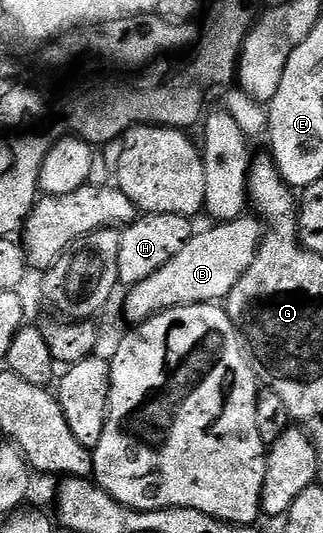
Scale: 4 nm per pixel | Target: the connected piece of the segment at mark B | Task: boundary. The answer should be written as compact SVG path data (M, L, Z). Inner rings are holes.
M243 216L211 227L211 230L206 230L203 234L202 231L195 233L188 244L184 244L184 248L180 248L180 252L168 260L168 264L125 291L127 323L144 322L153 314L177 306L191 306L197 302L218 304L229 296L236 280L240 280L240 276L244 276L252 264L262 242L264 226L257 217Z

